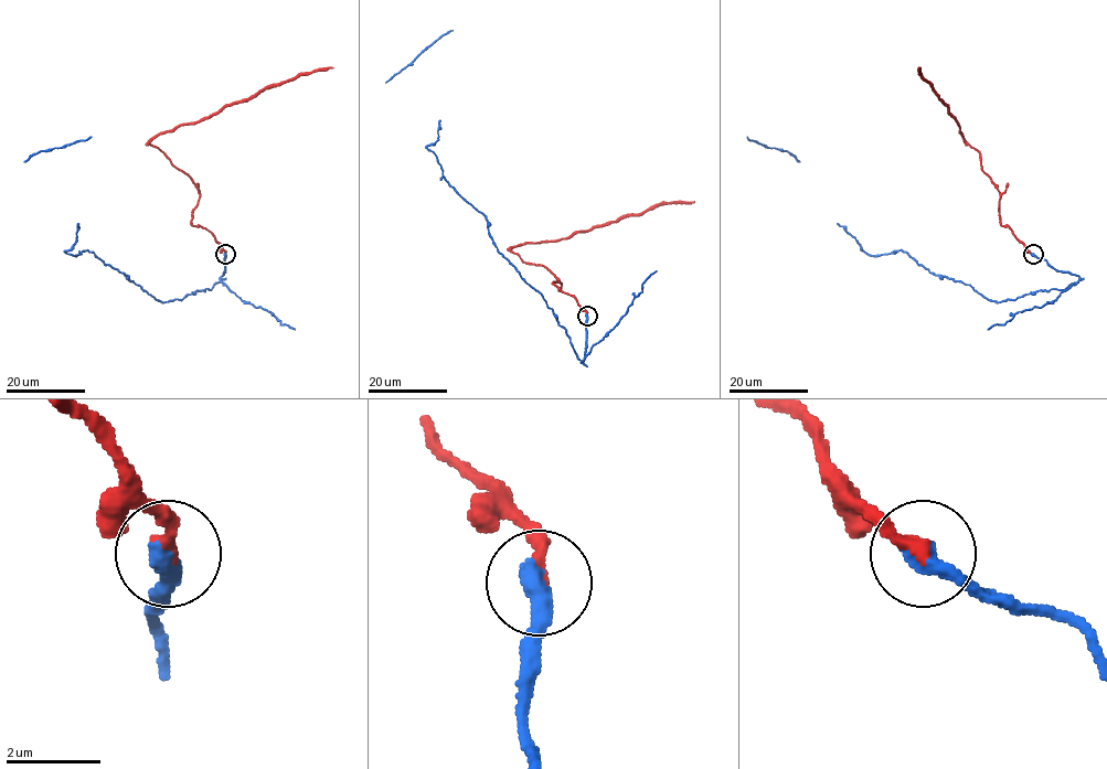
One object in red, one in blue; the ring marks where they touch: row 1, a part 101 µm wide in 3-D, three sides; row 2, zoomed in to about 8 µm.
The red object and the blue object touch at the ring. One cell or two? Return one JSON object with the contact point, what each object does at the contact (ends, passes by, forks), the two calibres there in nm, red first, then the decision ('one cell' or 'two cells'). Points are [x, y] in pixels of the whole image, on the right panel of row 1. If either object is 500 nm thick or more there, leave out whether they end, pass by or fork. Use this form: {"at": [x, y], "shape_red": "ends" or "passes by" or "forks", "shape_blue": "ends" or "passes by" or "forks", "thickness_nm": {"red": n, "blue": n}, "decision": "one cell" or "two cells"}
{"at": [1033, 254], "shape_red": "ends", "shape_blue": "ends", "thickness_nm": {"red": 300, "blue": 480}, "decision": "two cells"}

